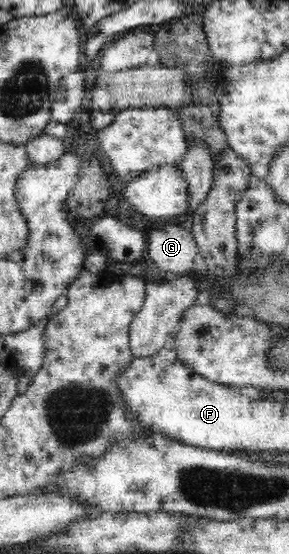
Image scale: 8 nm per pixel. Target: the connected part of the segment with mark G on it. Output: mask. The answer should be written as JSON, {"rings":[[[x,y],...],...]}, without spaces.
{"rings":[[[163,223],[160,229],[152,229],[148,233],[148,257],[155,267],[171,275],[180,275],[189,271],[199,259],[199,249],[191,231],[186,231],[178,225]]]}

